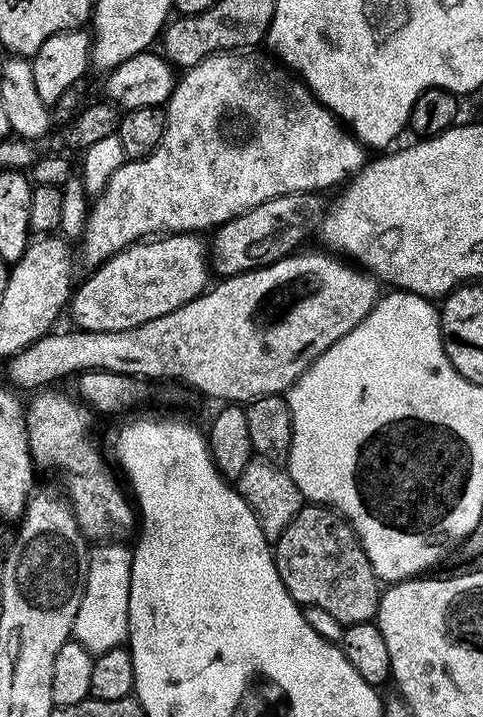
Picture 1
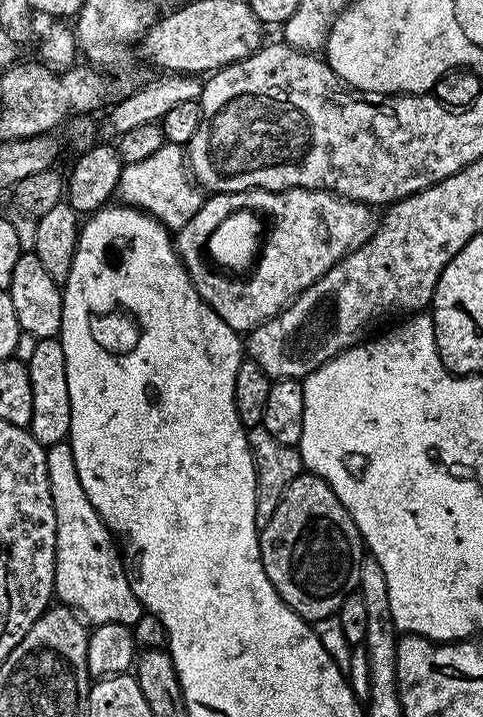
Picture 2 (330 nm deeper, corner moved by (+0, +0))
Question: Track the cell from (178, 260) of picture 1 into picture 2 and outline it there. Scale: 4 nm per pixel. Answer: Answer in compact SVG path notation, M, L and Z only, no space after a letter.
M252 188L248 192L217 192L178 229L174 236L176 252L190 274L198 294L238 334L273 320L300 293L318 282L349 252L362 247L378 227L373 209L359 200L346 200L331 192L294 188L287 192L265 192Z

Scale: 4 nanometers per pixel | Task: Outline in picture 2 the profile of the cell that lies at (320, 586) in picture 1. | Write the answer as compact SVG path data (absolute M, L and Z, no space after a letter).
M305 470L286 486L278 510L258 535L266 578L304 620L315 622L335 616L344 599L357 591L365 542L346 506L338 502L331 486L315 472Z

